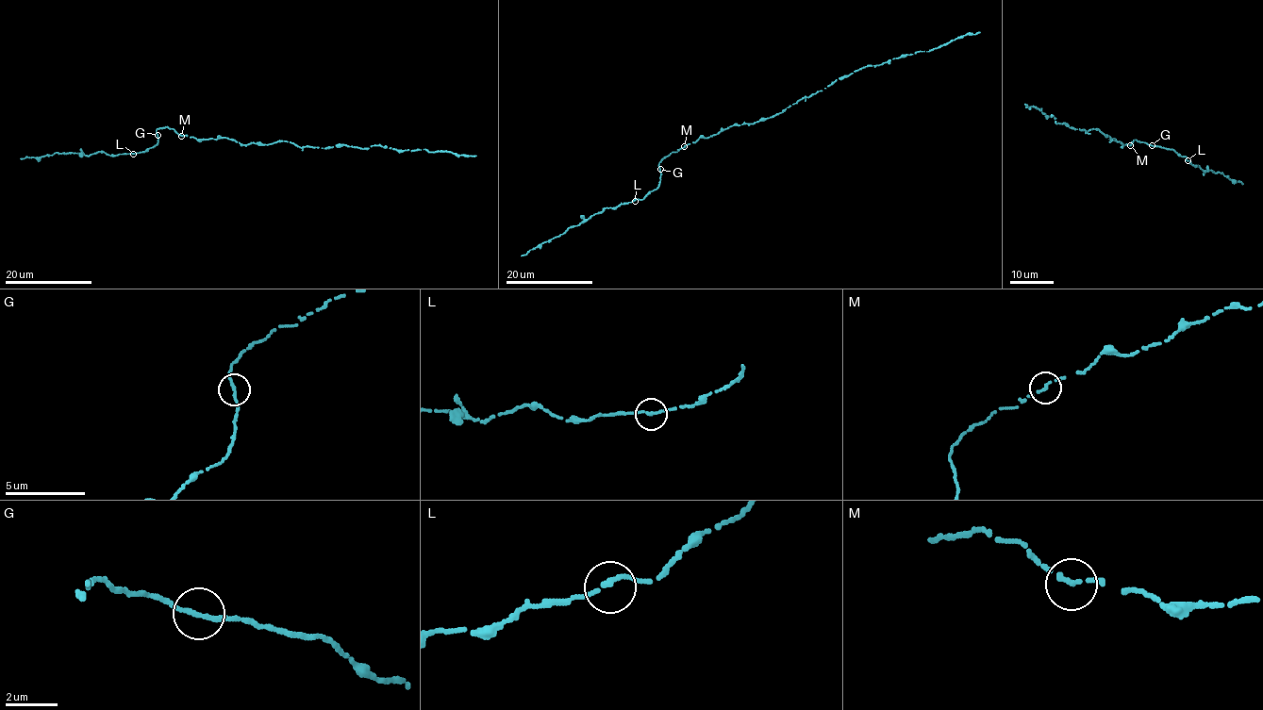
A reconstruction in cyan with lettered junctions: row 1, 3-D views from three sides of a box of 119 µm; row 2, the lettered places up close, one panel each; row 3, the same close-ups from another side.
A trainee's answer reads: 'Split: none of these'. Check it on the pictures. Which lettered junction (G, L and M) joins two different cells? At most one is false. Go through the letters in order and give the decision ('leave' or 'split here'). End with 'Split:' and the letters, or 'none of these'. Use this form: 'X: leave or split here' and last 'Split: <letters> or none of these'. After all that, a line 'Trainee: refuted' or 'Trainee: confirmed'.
G: leave
L: leave
M: leave
Split: none of these
Trainee: confirmed

